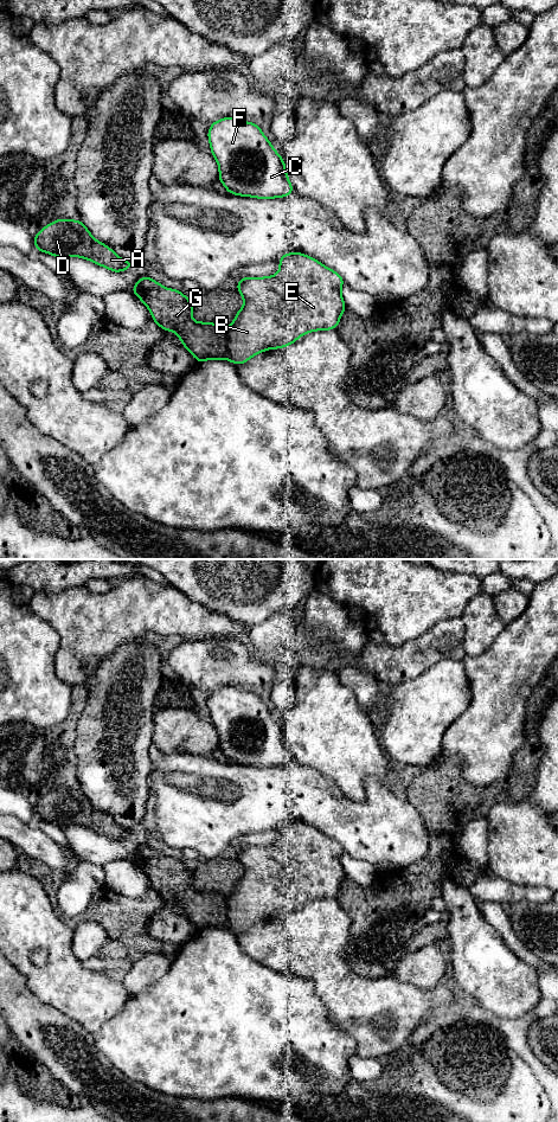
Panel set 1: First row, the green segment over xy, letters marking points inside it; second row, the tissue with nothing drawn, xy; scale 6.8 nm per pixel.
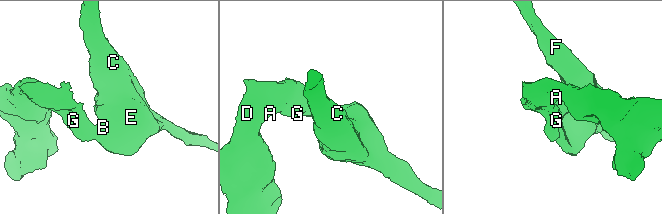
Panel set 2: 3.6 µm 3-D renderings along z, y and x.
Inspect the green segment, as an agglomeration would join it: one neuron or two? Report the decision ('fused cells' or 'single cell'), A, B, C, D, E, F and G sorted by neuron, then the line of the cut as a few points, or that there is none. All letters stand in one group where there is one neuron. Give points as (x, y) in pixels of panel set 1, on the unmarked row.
fused cells; A D G / B C E F; cut in xy along (225, 898), (229, 927)

